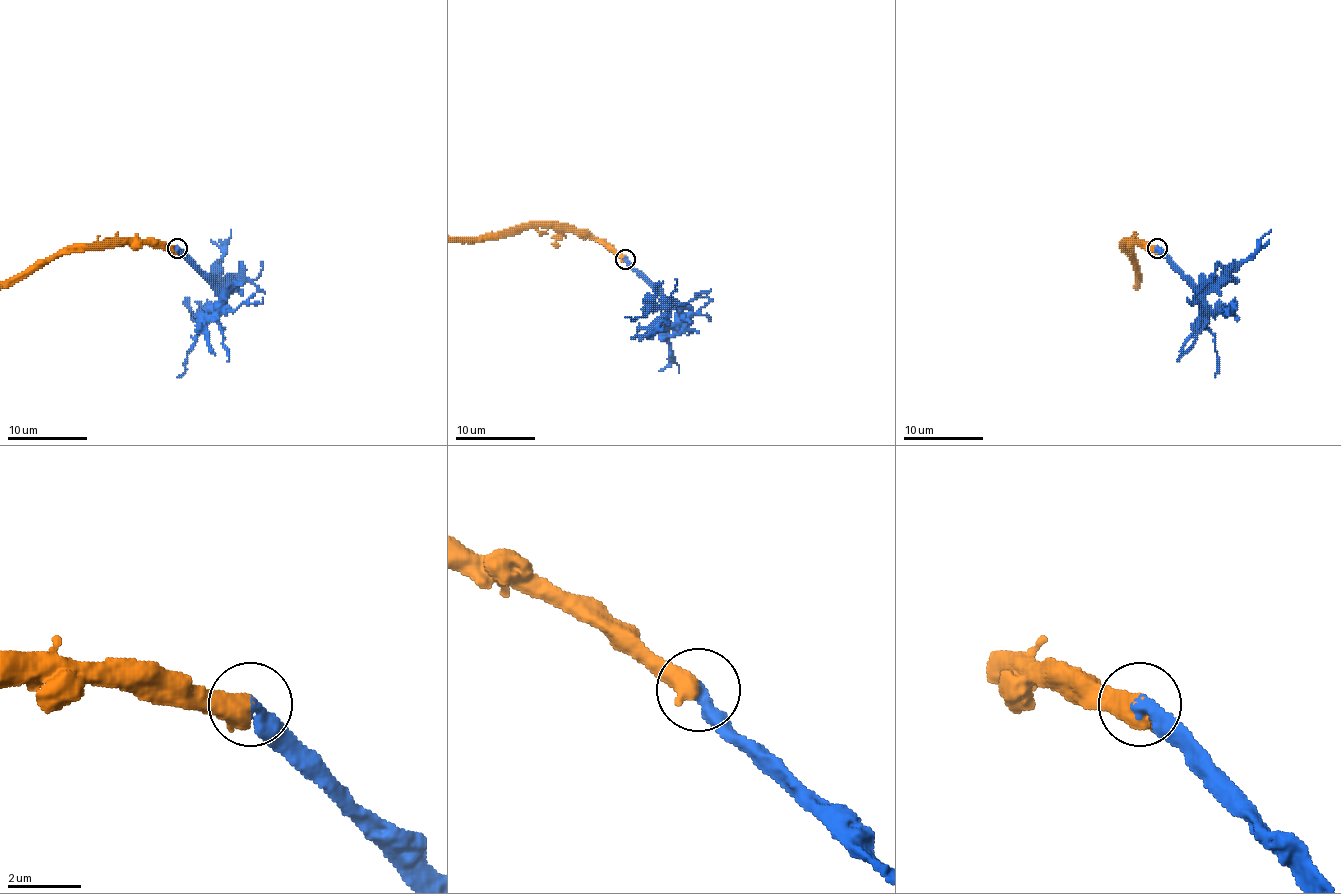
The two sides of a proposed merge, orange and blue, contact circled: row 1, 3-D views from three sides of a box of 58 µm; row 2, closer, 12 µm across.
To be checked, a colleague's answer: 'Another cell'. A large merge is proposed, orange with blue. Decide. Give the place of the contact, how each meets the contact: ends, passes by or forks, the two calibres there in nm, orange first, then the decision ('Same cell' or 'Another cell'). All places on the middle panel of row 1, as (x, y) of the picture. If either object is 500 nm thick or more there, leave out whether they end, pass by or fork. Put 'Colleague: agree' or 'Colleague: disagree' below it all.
Place: (625, 259). Thickness 600 nm (orange) against 400 nm. Same cell
Colleague: disagree

